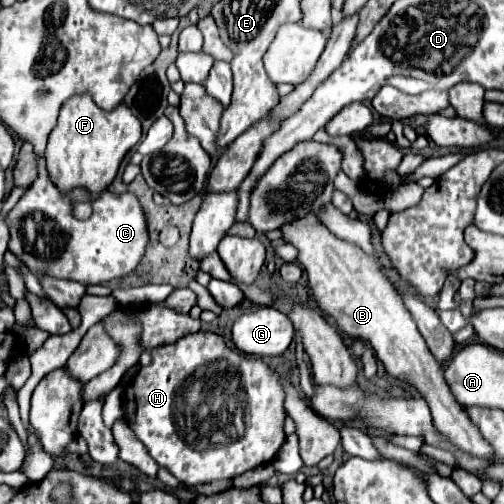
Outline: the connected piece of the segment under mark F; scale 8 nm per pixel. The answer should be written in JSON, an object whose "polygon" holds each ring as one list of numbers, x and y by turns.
{"polygon":[[90,94,72,96,68,102,64,102,58,124,50,132,44,152,50,178,64,192,84,186,96,196,114,180,122,158,132,146,138,144,140,136,140,120,128,110,128,106,124,106,124,102,106,112,96,106]]}

